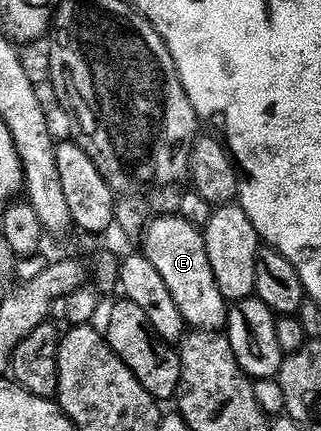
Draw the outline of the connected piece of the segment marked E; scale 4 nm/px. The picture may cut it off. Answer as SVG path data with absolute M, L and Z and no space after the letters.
M162 214L149 218L142 233L142 253L158 268L162 280L166 280L166 288L170 288L170 296L174 296L174 304L178 304L178 312L182 312L185 323L192 330L219 331L227 323L229 303L218 292L218 284L214 284L214 272L210 269L210 256L206 256L206 244L201 227L190 224L174 214Z

